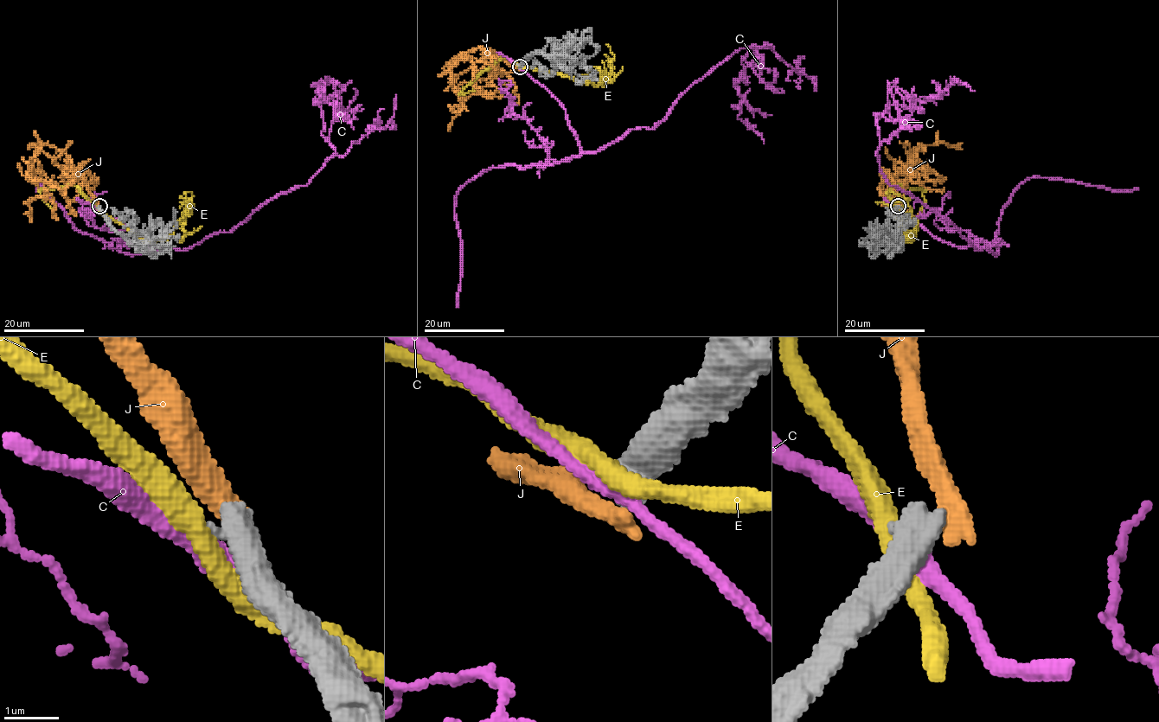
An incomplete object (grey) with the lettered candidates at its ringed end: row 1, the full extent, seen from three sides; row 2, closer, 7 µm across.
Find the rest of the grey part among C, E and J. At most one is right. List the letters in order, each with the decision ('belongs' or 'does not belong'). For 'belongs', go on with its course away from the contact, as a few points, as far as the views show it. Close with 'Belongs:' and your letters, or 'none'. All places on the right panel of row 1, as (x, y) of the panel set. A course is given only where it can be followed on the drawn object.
C: does not belong
E: does not belong
J: does not belong
Belongs: none

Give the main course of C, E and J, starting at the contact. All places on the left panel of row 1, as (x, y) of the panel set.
C: (99, 209), (150, 246), (186, 250), (233, 231), (335, 153), (314, 102), (319, 84), (342, 91)
E: (98, 209), (143, 239), (154, 240), (164, 237), (190, 213), (193, 205), (186, 201)
J: (99, 207), (80, 174), (61, 189), (43, 181), (30, 180), (31, 175), (42, 173), (36, 180), (27, 181)

